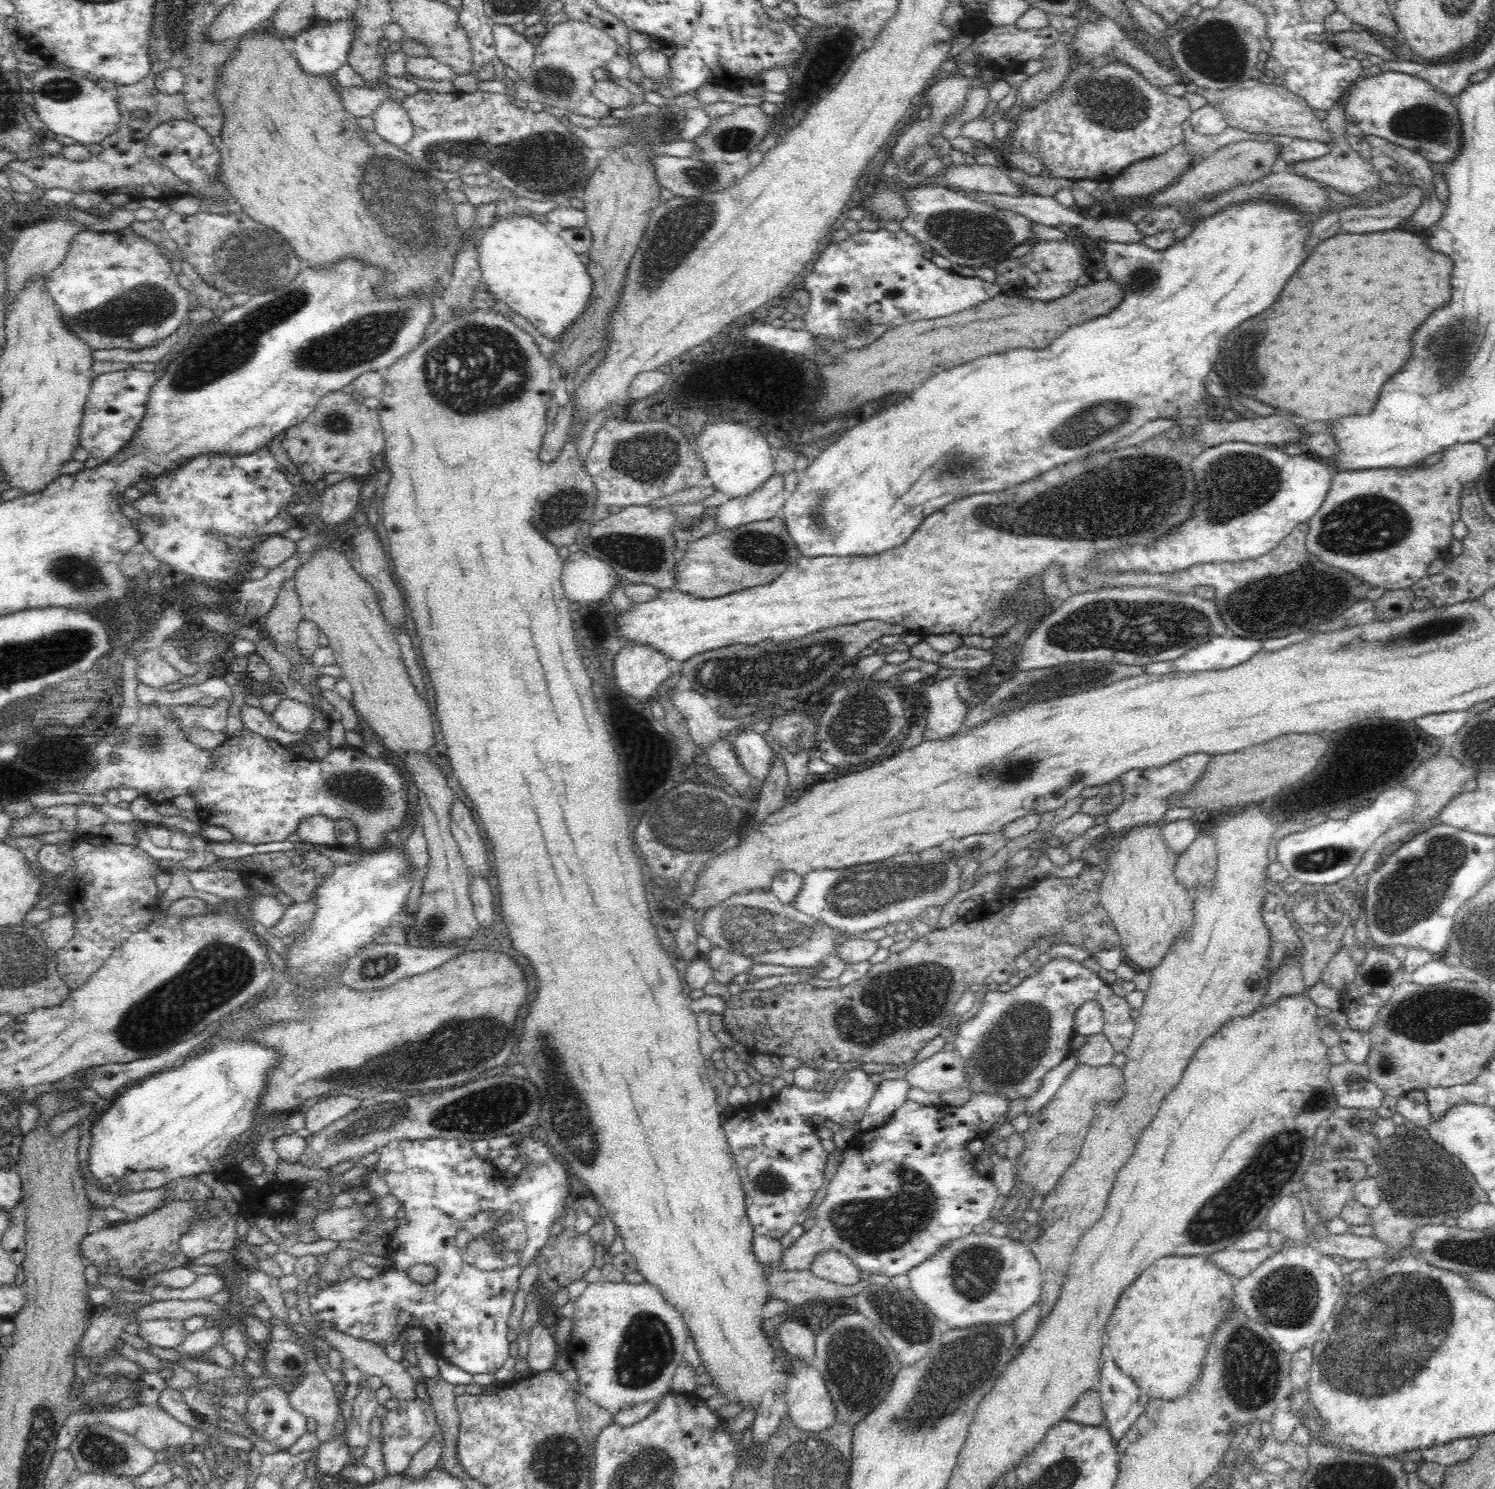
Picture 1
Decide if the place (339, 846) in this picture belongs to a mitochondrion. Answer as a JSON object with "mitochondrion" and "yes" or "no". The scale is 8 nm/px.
{"mitochondrion":"no"}

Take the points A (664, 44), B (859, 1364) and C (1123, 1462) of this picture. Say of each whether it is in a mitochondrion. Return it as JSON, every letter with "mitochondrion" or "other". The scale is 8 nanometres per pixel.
{"A":"other","B":"mitochondrion","C":"other"}

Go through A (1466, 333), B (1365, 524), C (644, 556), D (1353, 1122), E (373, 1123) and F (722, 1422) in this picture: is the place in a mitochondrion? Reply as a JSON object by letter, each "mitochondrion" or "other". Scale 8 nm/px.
{"A":"mitochondrion","B":"mitochondrion","C":"mitochondrion","D":"mitochondrion","E":"mitochondrion","F":"other"}

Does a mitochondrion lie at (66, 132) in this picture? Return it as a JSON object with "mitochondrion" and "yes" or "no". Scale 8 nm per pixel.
{"mitochondrion":"no"}

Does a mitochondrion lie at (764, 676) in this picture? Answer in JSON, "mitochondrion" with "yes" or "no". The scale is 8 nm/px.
{"mitochondrion":"yes"}

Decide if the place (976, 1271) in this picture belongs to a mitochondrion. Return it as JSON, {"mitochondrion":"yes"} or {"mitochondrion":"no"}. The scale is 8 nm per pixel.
{"mitochondrion":"yes"}

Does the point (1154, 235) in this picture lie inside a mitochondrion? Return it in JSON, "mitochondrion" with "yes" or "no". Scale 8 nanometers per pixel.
{"mitochondrion":"no"}

